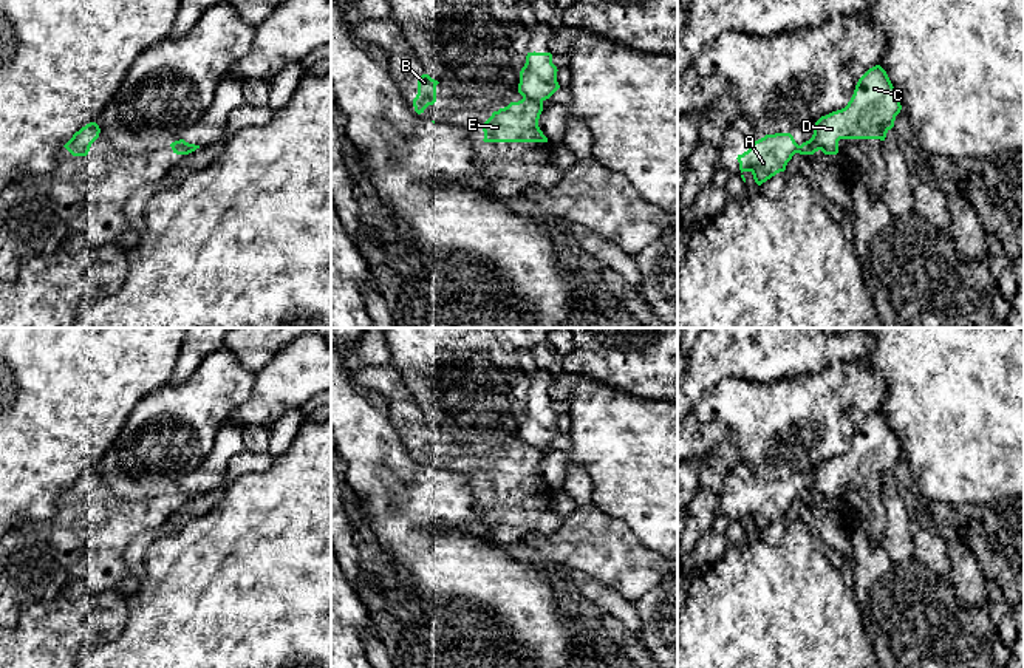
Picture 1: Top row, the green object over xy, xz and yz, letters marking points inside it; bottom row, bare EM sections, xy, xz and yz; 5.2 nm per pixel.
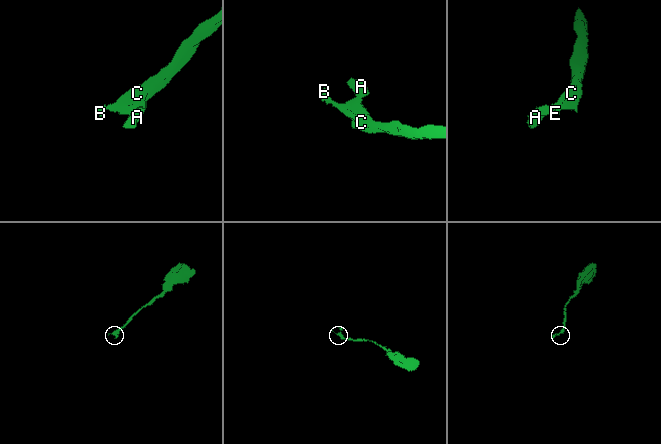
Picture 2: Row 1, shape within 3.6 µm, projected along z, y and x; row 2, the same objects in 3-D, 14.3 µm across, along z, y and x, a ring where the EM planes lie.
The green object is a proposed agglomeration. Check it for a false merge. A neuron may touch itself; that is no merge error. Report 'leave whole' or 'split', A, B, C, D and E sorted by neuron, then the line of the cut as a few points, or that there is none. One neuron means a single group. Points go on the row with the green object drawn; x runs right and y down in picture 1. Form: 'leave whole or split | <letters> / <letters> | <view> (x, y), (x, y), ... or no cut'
split | A / B C D E | xz (523, 96), (542, 104)

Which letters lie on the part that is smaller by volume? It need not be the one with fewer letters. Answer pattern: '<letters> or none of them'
A

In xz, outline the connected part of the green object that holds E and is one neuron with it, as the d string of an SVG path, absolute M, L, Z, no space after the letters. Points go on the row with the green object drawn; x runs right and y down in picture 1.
M523 97L493 111L484 122L484 142L548 142L538 127L543 104Z

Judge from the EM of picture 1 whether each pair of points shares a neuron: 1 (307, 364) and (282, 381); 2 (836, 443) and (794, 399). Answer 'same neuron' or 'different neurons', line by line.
1: same neuron
2: same neuron

